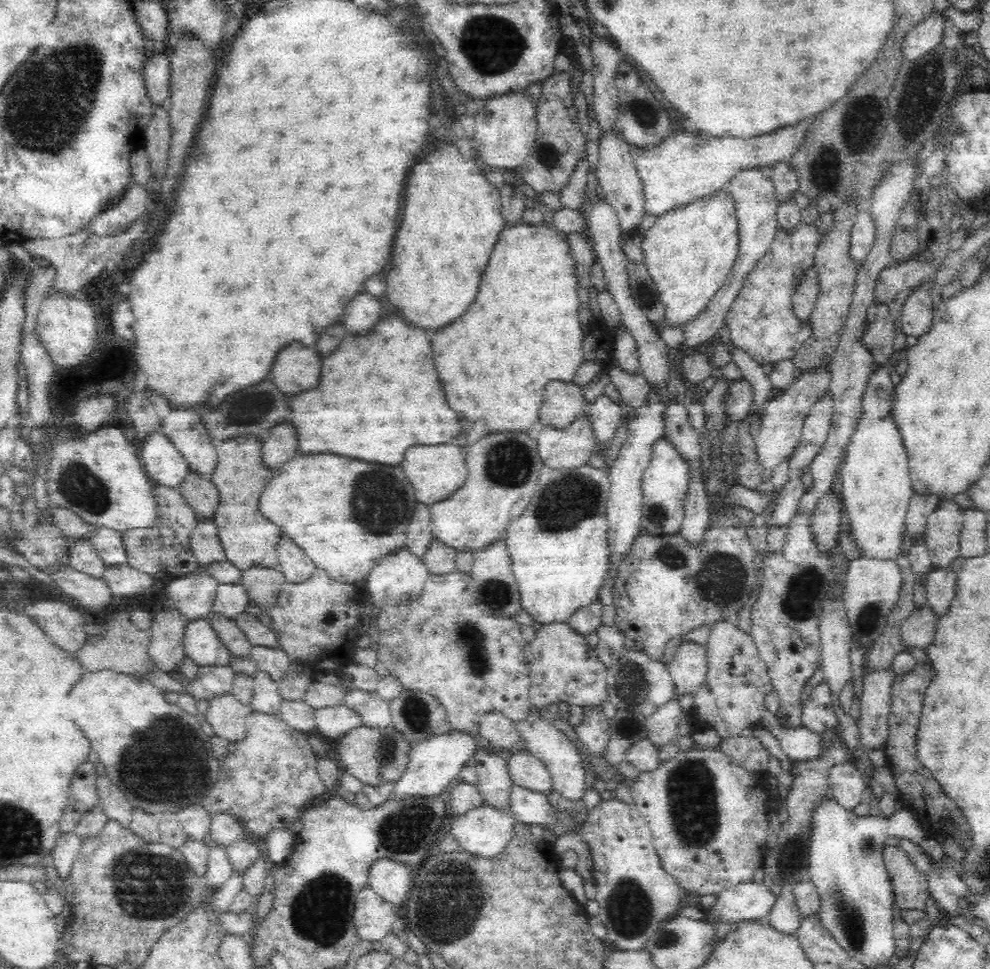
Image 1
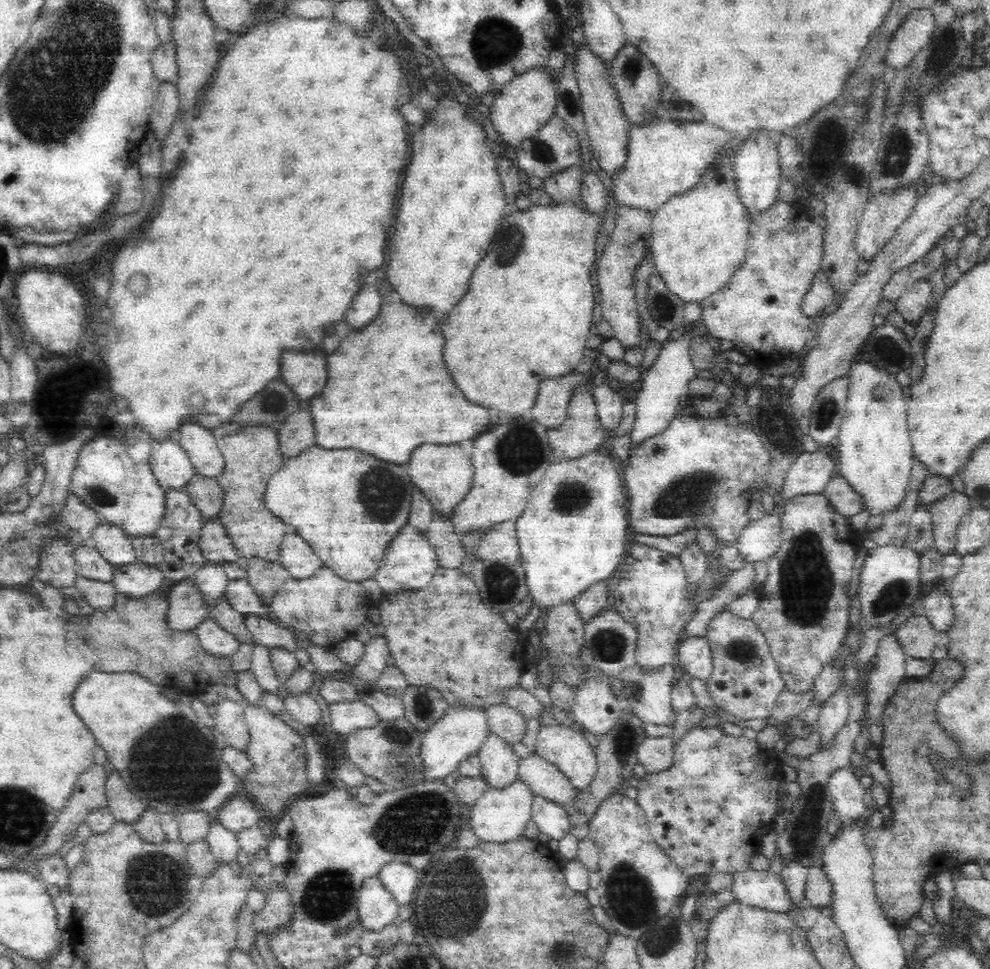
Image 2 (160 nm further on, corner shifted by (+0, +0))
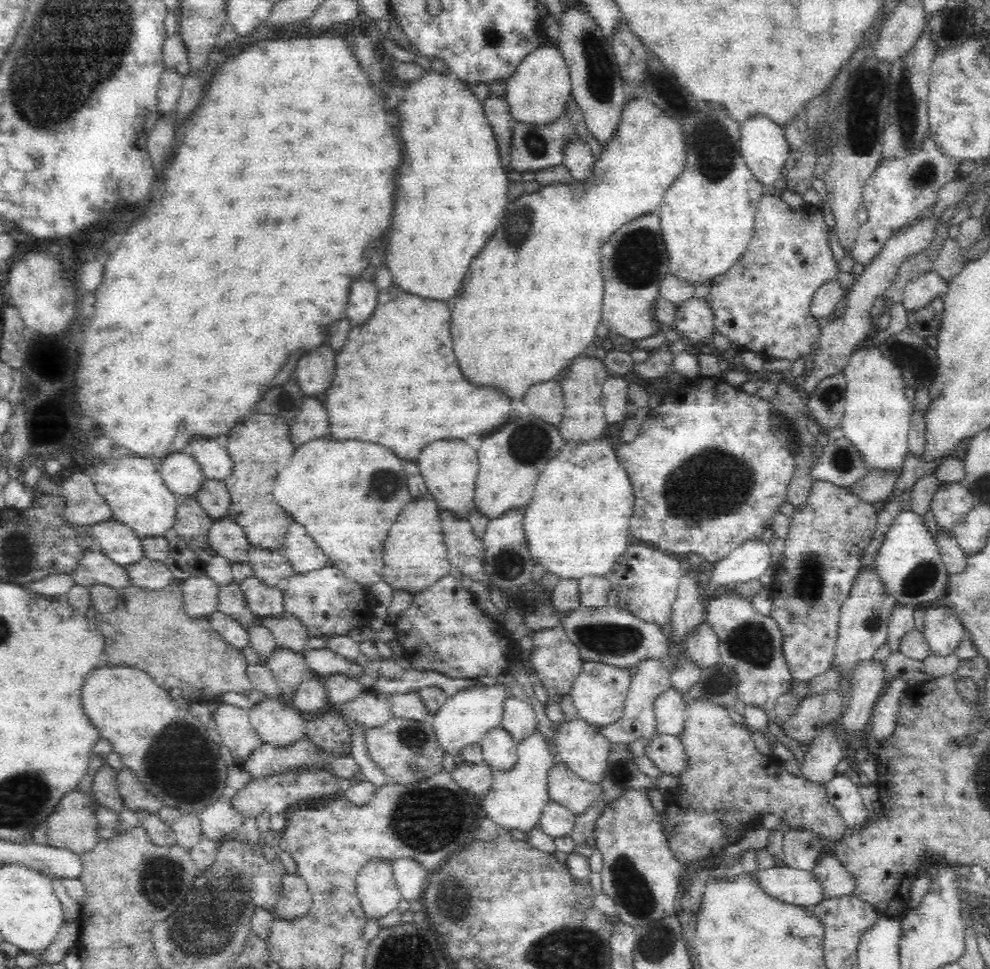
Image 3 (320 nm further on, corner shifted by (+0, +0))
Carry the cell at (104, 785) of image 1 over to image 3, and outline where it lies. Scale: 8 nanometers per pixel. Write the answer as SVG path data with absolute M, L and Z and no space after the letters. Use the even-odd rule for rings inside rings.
M126 767L117 769L114 781L116 781L116 791L120 797L120 810L156 813L161 807L160 800L136 781L136 777L130 773L130 769Z

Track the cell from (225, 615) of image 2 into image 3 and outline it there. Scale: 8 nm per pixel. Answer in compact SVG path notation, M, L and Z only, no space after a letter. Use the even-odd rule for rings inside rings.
M234 580L221 587L217 593L217 611L234 620L242 629L248 632L252 625L257 624L261 616L255 615L244 605Z

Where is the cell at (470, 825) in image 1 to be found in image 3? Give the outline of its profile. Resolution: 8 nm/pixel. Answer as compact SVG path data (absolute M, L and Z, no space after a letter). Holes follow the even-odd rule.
M536 730L523 742L517 744L518 760L510 772L495 772L488 792L482 796L482 810L486 819L498 825L498 830L529 831L537 825L542 806L549 800L546 793L546 768L555 762L546 751L544 736Z

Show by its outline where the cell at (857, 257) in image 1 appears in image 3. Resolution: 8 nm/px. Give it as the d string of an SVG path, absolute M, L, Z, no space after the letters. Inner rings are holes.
M926 139L921 151L907 159L894 159L878 167L864 187L864 204L868 219L858 226L853 258L866 264L877 254L882 242L892 236L902 224L908 224L924 214L937 200L938 190L958 177L958 163L938 155L934 143Z

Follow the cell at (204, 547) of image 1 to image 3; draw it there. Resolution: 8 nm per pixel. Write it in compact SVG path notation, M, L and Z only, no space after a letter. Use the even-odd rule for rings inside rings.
M225 515L208 528L206 541L214 554L226 559L230 563L246 561L248 543L242 530Z

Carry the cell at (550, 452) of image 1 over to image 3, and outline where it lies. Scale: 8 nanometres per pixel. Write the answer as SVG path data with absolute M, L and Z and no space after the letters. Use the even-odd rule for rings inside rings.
M580 354L568 368L568 373L561 380L561 387L564 395L563 416L555 425L558 435L566 443L589 443L598 441L607 425L602 406L602 382L606 380L606 370L602 368L602 361L594 360L592 357Z

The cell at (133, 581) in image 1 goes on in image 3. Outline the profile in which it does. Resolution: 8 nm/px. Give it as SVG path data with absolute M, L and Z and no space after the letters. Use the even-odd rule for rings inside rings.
M144 556L137 563L126 564L123 569L126 585L135 590L159 590L174 580L163 561Z

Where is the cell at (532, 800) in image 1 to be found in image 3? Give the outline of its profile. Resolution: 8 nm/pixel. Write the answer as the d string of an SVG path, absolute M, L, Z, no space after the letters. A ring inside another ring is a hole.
M546 800L537 825L553 839L571 834L576 813L552 800Z

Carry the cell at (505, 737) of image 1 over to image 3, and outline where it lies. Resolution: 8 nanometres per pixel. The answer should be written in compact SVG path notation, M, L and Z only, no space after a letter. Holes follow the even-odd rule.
M507 696L502 700L500 727L506 730L518 744L536 732L532 706L522 699Z

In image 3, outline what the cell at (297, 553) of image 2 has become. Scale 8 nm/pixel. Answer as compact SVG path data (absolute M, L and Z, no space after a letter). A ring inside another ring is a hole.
M294 522L287 530L280 552L290 562L294 573L306 574L329 565L326 555L318 550L310 536L306 536L300 524Z

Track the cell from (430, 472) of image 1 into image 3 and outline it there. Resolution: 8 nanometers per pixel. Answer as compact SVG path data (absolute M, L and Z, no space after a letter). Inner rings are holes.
M439 440L425 445L415 459L427 492L440 509L453 514L461 522L467 520L479 470L479 458L465 440Z

